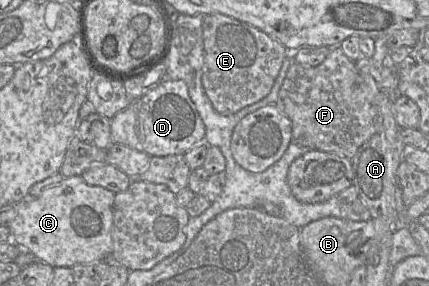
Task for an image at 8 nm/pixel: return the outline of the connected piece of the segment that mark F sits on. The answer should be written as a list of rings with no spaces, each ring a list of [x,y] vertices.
[[[339,45],[337,47],[332,48],[327,57],[325,58],[325,60],[321,64],[315,67],[303,66],[301,64],[293,62],[287,71],[283,84],[281,85],[275,105],[281,113],[283,113],[290,119],[292,140],[296,142],[297,145],[304,148],[305,150],[317,149],[351,159],[355,155],[357,150],[366,141],[368,141],[370,137],[378,130],[378,119],[379,119],[378,95],[379,95],[379,86],[376,80],[374,79],[372,62],[371,62],[371,72],[360,71],[357,68],[355,62],[349,59],[343,53]]]

